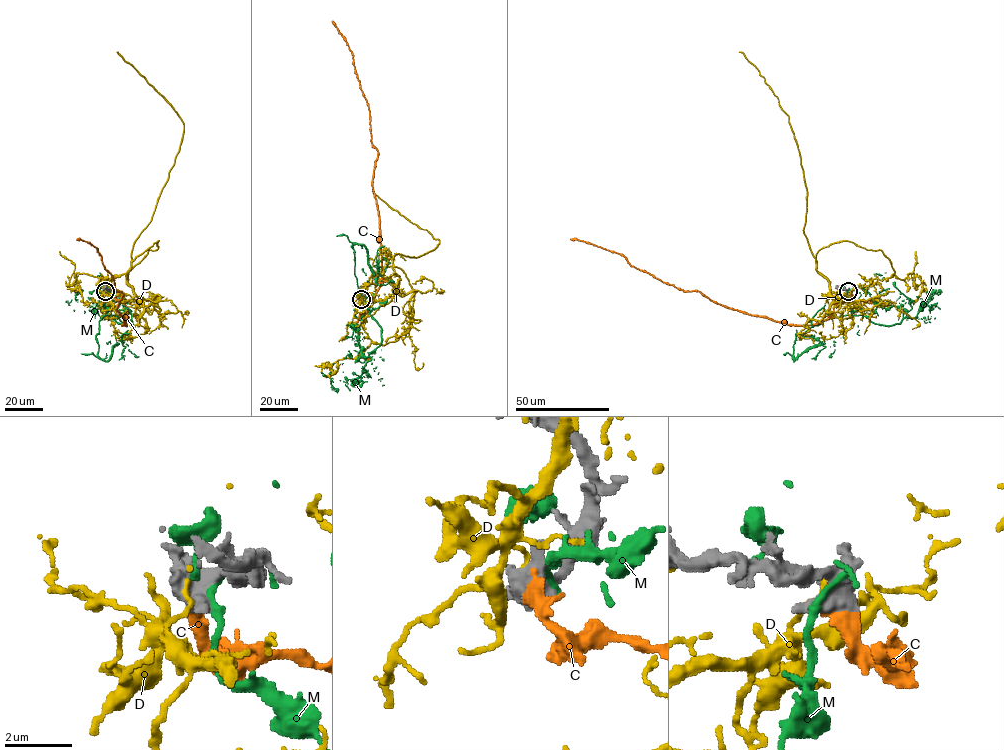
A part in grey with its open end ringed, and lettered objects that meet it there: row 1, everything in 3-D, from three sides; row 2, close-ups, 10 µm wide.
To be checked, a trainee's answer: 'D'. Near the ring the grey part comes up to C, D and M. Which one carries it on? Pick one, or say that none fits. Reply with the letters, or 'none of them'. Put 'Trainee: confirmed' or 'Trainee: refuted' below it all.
C
Trainee: refuted

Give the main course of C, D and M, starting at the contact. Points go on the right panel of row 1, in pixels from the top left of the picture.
C: (848, 291), (853, 298), (837, 303), (828, 318), (788, 325), (679, 290), (622, 255), (570, 239)
D: (847, 290), (828, 296), (828, 281), (816, 270), (803, 230), (806, 188), (789, 117), (759, 70), (739, 51)
M: (848, 290), (907, 315), (828, 319), (796, 335), (793, 360), (822, 344), (812, 318), (834, 316)

